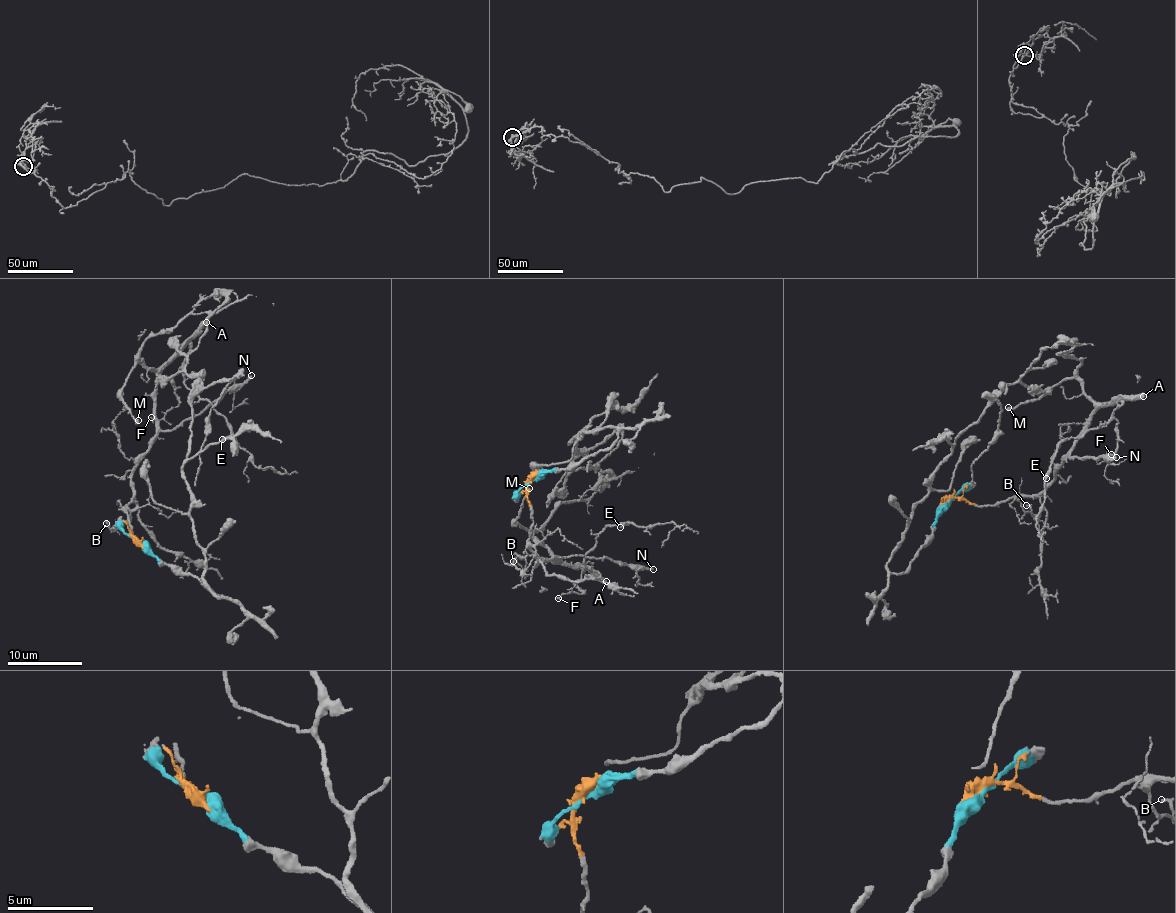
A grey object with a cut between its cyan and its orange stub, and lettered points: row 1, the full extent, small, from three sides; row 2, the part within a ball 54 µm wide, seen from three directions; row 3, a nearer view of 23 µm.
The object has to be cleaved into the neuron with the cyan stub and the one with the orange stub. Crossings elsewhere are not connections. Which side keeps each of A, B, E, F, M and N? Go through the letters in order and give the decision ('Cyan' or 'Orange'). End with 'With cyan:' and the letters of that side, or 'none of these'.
A: Orange
B: Orange
E: Orange
F: Orange
M: Orange
N: Orange
With cyan: none of these

